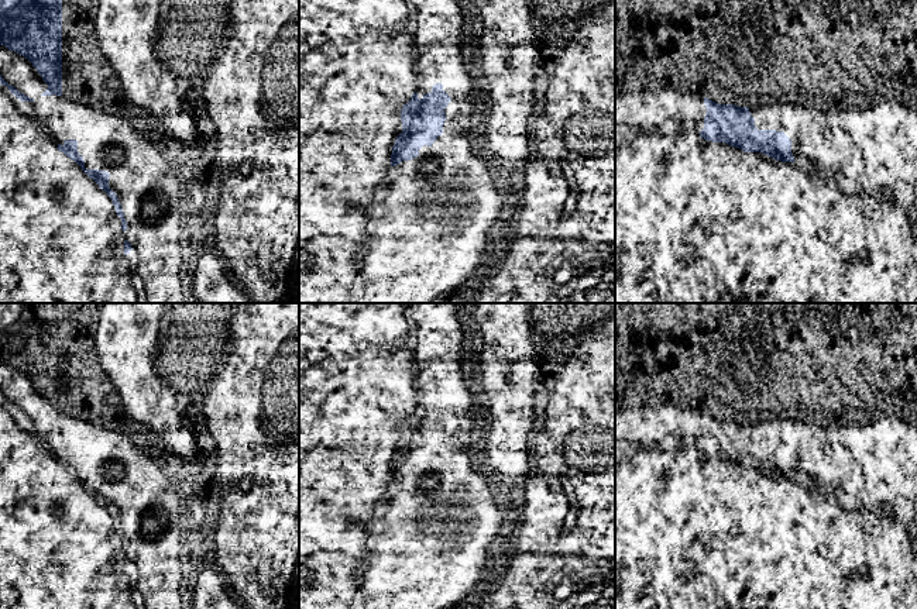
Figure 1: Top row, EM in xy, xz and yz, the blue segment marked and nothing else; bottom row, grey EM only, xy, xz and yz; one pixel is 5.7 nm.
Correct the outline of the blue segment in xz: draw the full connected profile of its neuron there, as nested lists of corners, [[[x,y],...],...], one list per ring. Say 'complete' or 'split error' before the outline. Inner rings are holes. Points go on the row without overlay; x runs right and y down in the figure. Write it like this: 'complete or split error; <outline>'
complete; [[[436,399],[430,409],[418,413],[415,407],[411,416],[401,426],[402,448],[396,453],[391,469],[391,482],[402,476],[419,472],[423,461],[432,462],[439,451],[443,450],[446,437],[444,424],[451,417],[443,406],[442,399]]]

